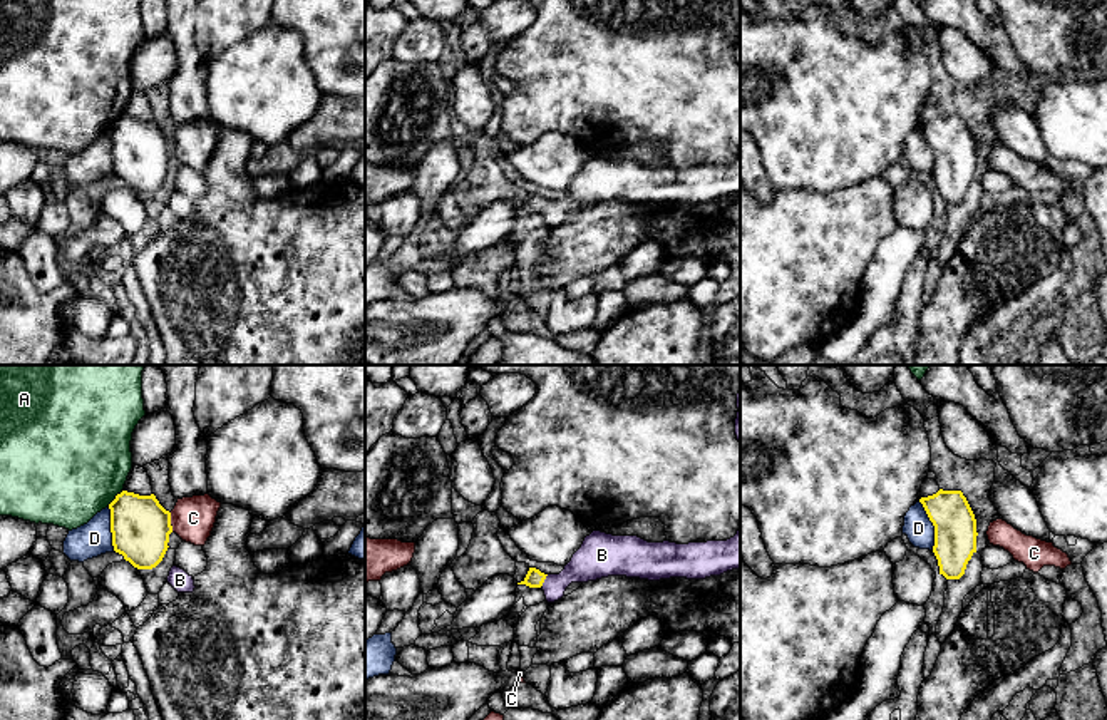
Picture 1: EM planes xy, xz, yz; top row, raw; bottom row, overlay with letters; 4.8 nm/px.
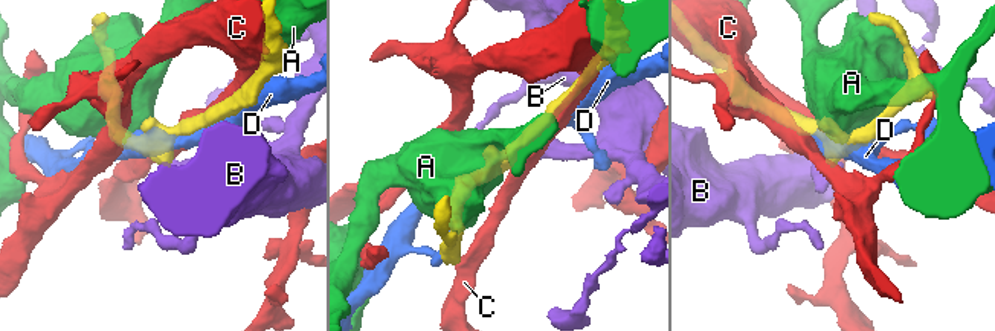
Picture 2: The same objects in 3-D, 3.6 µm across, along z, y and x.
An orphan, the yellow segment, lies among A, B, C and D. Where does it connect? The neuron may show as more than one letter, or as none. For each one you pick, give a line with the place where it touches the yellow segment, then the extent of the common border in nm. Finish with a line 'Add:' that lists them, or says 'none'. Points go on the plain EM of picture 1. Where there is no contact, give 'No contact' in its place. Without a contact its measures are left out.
B: Touches yellow at xz (543, 206). Shared border 80 nm
Add: B

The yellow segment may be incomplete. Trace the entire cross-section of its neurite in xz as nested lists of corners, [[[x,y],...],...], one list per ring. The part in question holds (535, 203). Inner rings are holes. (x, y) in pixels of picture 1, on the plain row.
[[[740,154],[727,166],[677,169],[648,167],[638,161],[613,161],[593,156],[559,199],[529,193],[517,209],[541,213],[546,226],[564,221],[571,208],[608,201],[660,206],[670,203],[705,204],[740,194]]]

